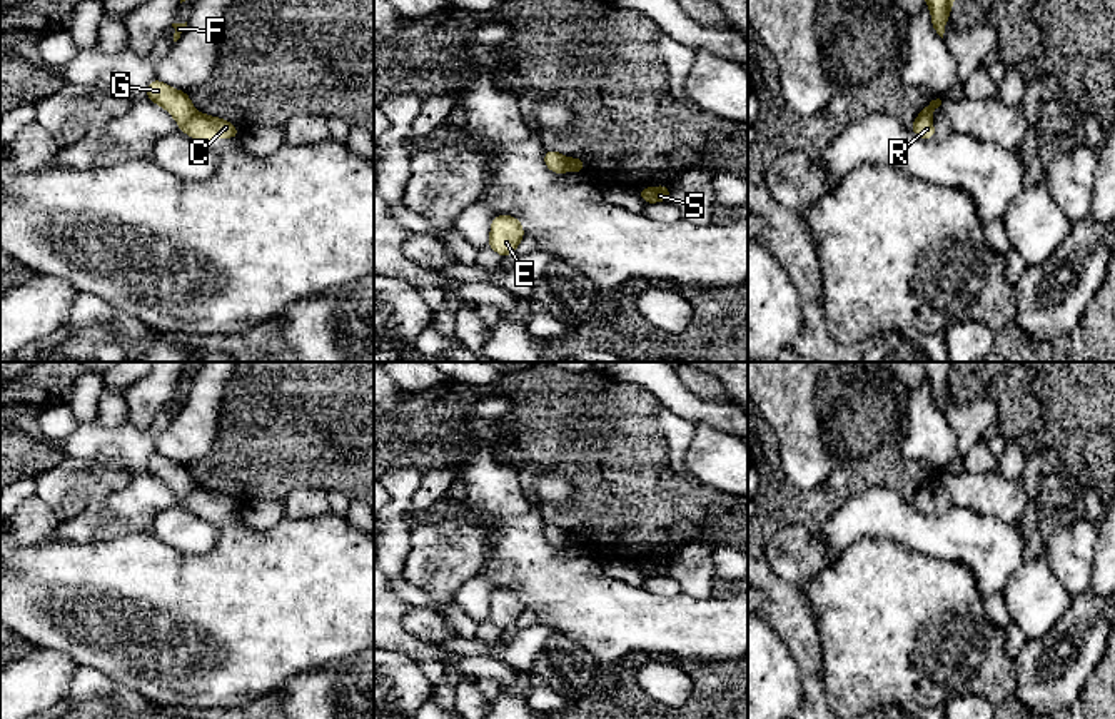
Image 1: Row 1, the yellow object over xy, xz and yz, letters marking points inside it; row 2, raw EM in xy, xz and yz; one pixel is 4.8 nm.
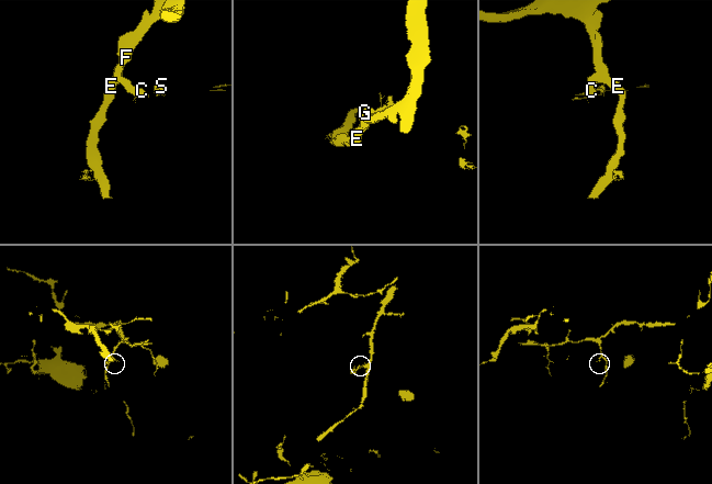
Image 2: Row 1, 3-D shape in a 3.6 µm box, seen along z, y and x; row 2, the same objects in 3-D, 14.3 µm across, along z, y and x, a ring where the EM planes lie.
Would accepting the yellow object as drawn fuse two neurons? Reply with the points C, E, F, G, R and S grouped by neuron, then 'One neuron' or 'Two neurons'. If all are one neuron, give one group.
Groups: C R S / E F G. Two neurons

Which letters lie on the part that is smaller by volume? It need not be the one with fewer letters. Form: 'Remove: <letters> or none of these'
Remove: E, F, G

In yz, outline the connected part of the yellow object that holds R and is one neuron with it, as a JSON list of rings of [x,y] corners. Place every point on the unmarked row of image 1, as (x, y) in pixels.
[[[918,489],[911,499],[911,505],[920,512],[935,512],[935,499],[931,495],[931,489]]]

